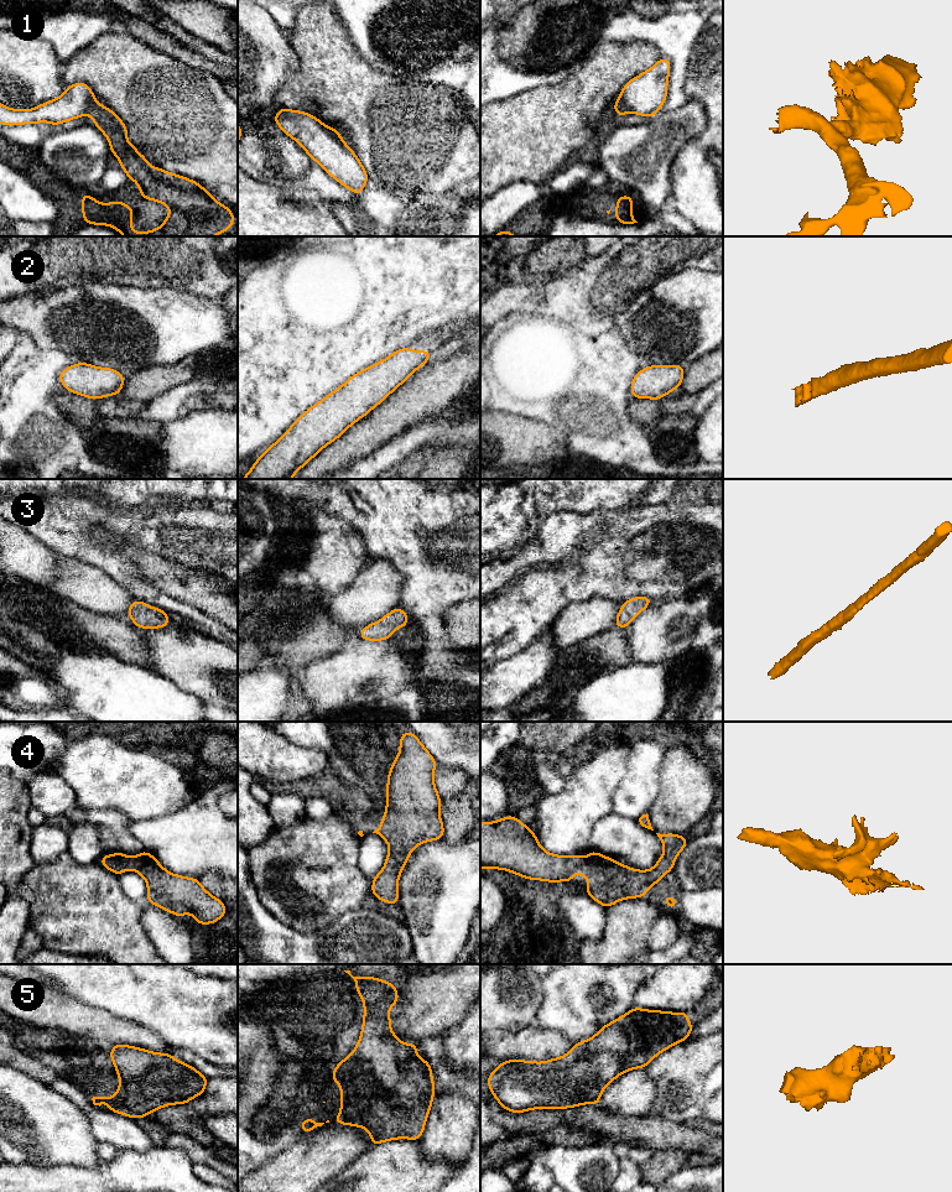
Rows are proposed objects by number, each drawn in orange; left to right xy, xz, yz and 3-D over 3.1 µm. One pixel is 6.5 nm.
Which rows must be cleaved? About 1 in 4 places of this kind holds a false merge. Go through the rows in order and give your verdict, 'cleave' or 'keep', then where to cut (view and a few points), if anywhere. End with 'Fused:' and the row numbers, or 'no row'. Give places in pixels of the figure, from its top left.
1: cleave | xy (97, 102), (86, 113)
2: keep | no cut
3: keep | no cut
4: keep | no cut
5: keep | no cut
Fused: 1

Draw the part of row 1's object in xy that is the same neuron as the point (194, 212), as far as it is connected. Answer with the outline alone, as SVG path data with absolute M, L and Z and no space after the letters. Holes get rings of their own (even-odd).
M98 101L92 104L87 114L93 118L93 124L105 135L110 144L110 151L114 153L128 179L135 181L144 199L155 201L167 205L171 212L160 228L140 233L131 229L131 219L135 210L125 202L98 203L95 198L83 192L82 213L85 224L110 225L124 236L214 236L223 234L232 228L235 215L224 204L217 202L214 197L198 182L178 176L157 167L151 167L147 158L140 155L137 149L128 140L128 127L116 113L109 110Z

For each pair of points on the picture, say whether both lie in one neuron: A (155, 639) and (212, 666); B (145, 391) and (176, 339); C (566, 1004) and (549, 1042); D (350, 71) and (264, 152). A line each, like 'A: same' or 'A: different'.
A: same
B: different
C: different
D: different

